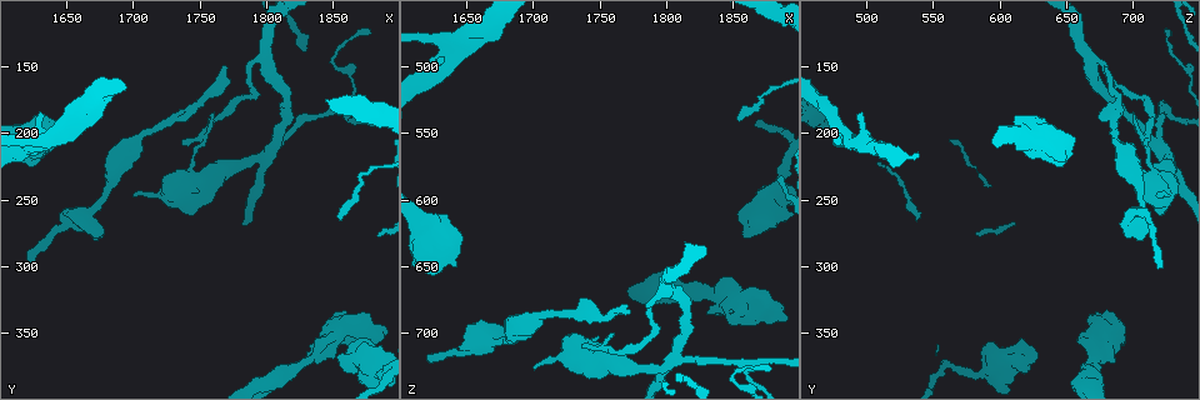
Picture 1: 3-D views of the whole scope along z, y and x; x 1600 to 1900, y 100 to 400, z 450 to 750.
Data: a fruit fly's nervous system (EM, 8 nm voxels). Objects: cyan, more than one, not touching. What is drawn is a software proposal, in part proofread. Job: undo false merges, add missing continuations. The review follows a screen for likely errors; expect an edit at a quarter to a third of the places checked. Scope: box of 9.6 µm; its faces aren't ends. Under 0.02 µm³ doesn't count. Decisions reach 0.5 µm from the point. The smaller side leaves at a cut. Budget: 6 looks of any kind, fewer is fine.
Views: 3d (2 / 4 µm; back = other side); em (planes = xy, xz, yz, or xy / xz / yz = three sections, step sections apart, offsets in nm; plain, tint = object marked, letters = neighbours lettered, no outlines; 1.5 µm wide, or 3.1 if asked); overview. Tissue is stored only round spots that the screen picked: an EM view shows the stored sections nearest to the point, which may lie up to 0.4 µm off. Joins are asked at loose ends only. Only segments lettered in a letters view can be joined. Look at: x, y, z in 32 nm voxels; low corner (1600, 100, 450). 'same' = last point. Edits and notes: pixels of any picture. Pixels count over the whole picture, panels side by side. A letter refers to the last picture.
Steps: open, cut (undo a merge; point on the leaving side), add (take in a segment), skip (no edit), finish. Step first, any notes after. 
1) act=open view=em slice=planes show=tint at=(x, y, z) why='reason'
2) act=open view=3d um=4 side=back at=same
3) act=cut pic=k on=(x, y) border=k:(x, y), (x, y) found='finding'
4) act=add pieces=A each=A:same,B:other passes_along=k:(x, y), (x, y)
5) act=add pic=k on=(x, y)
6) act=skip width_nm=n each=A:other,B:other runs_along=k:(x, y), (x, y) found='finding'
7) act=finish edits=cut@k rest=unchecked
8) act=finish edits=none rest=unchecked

act=open view=3d um=2 at=(1630, 184, 494)

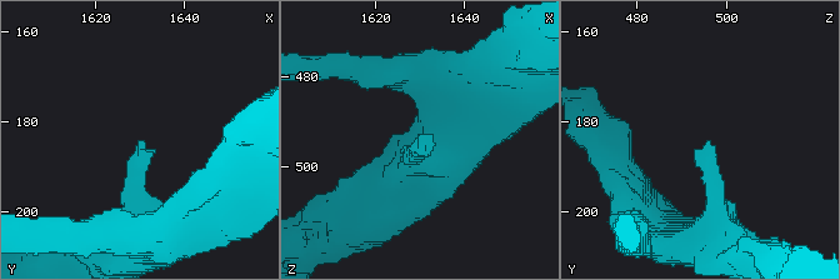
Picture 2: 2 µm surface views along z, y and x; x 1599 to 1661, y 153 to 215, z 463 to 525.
act=open view=em slice=xy step=8 show=letters at=(1629, 184, 495) why='need the tissue'

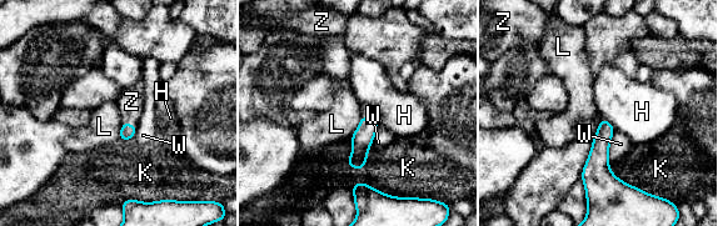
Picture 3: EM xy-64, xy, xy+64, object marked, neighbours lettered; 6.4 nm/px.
act=open view=em slice=yz step=8 show=letters at=same why='another direction'

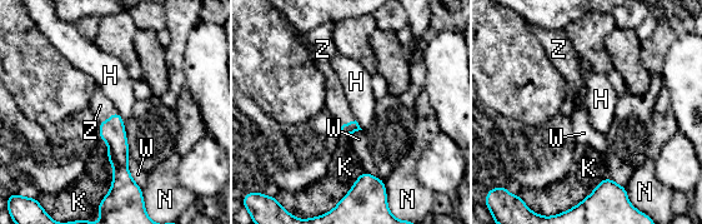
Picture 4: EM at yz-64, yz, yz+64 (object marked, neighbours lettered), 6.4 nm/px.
act=add pieces=Z each=H:other,K:other,N:other,W:other,Z:same passes_along=4:(113, 132), (109, 119), (100, 105) found='the neuron continues'

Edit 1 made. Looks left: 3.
act=open view=overview

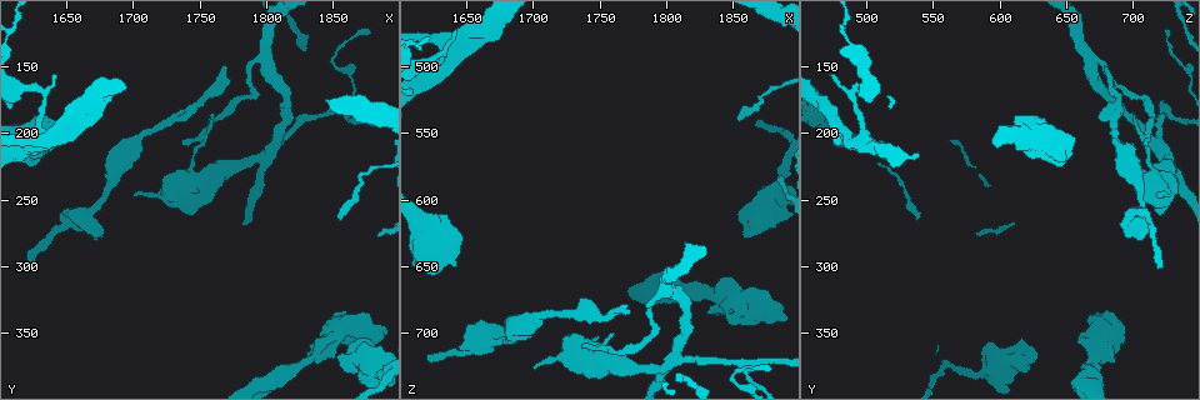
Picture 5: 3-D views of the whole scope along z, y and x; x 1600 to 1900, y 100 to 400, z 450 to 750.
act=open view=em slice=planes show=plain at=(1620, 300, 722) why='an open end'

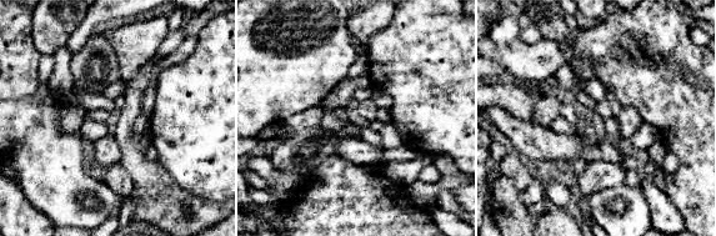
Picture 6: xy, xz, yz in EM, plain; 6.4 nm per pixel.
act=open view=em slice=planes show=letters at=same why='see the neighbours'

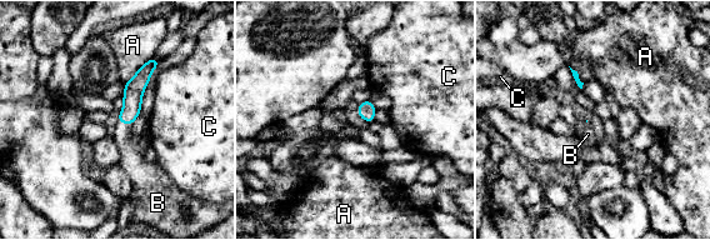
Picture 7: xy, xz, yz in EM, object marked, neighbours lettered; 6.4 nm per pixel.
act=add pieces=B longest_contact=A:260nm each=A:other,B:same,C:other found='the neuron continues'

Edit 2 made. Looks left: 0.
act=finish edits=add@4,add@7 rest=unchecked

